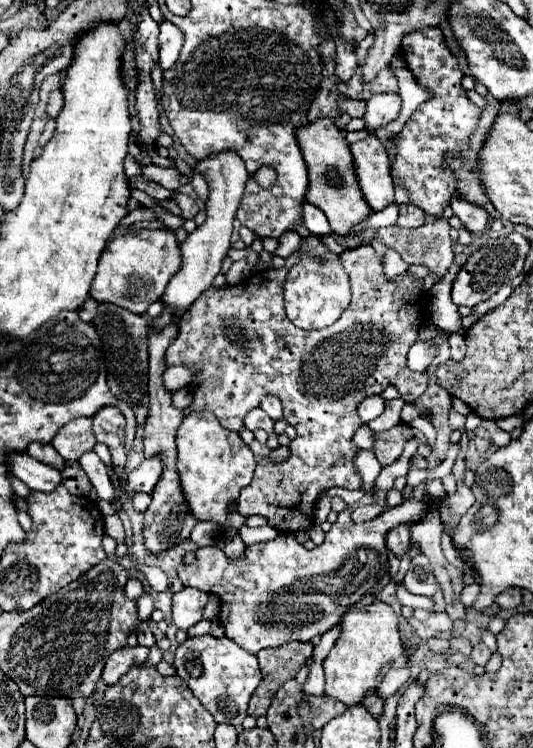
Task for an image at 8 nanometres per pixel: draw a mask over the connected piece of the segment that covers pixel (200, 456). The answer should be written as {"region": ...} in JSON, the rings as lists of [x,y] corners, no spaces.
{"region":[[[190,412],[178,428],[176,446],[176,468],[182,496],[196,522],[212,522],[220,530],[240,528],[246,518],[238,512],[236,502],[240,490],[252,482],[256,468],[256,458],[250,446],[240,438],[238,432],[224,430],[212,412]]]}

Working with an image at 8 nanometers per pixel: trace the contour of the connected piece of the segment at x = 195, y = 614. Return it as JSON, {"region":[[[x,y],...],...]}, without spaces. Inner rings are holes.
{"region":[[[184,588],[172,598],[172,618],[178,628],[188,630],[196,622],[202,620],[204,606],[208,602],[208,594],[196,588]]]}

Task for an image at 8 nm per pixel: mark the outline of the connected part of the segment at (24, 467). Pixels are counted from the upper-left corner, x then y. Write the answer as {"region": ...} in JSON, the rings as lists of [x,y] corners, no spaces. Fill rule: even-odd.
{"region":[[[16,452],[16,454],[6,454],[4,458],[6,468],[20,478],[30,490],[42,490],[42,492],[52,492],[58,482],[60,482],[60,472],[54,468],[34,460],[26,452]]]}

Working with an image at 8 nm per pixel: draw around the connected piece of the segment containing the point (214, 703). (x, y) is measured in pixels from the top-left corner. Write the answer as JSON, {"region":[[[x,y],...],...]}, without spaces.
{"region":[[[210,634],[194,636],[182,642],[176,648],[174,658],[176,674],[190,686],[192,694],[200,700],[200,704],[214,716],[214,720],[240,726],[246,718],[246,708],[252,692],[260,684],[260,668],[254,654],[240,648],[234,640],[222,636],[214,638]]]}

